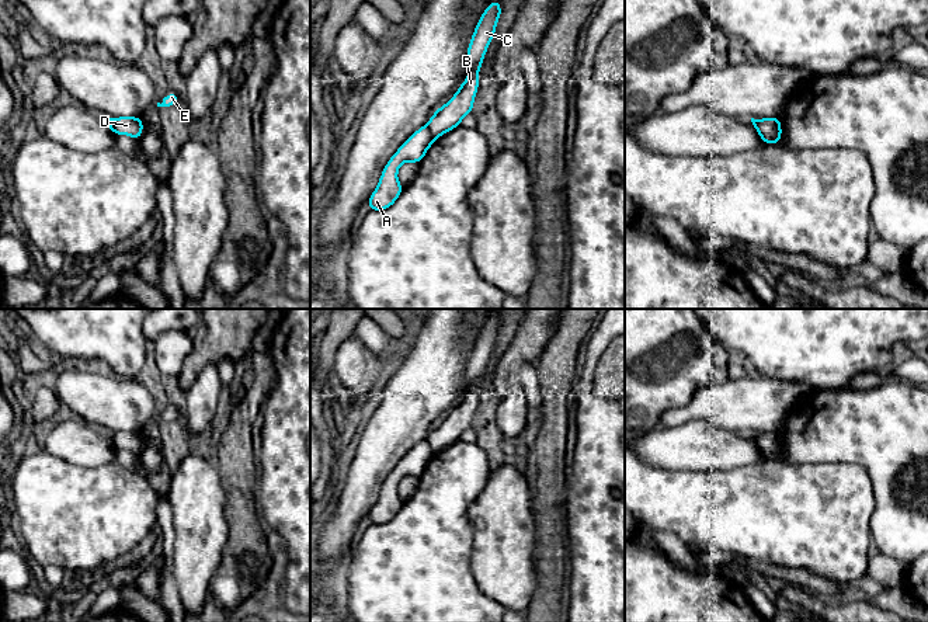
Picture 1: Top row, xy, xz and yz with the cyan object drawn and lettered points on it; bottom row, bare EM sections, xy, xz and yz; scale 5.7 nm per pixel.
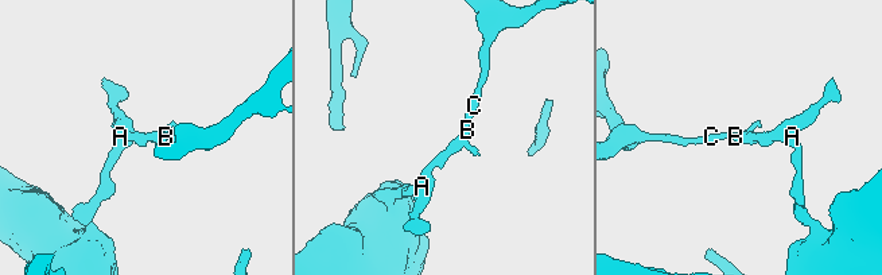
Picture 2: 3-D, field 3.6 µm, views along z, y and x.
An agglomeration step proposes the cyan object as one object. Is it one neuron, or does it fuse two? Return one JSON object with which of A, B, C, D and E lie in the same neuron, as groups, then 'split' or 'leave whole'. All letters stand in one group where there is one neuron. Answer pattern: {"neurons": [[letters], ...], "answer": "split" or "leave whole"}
{"neurons": [["A"], ["B", "C", "D", "E"]], "answer": "split"}

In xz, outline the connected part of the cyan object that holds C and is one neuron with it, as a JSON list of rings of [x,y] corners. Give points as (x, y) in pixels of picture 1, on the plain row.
[[[498,313],[491,316],[482,327],[466,366],[469,390],[458,402],[455,410],[441,420],[427,438],[435,454],[458,442],[460,435],[473,427],[475,410],[479,404],[479,385],[501,330],[501,317]]]

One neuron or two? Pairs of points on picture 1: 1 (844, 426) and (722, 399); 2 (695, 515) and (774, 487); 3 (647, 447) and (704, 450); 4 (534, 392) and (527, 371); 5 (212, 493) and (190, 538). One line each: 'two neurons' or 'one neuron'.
1: two neurons
2: one neuron
3: one neuron
4: one neuron
5: one neuron

